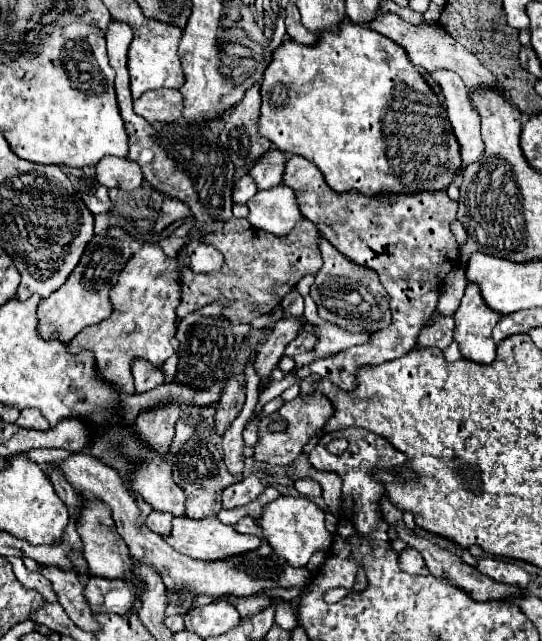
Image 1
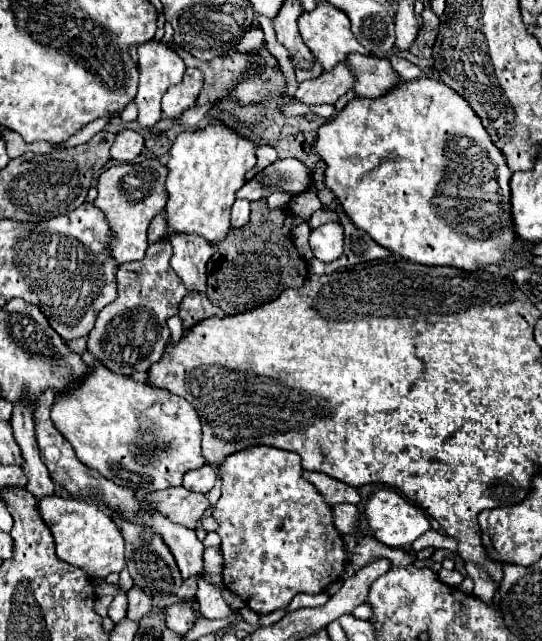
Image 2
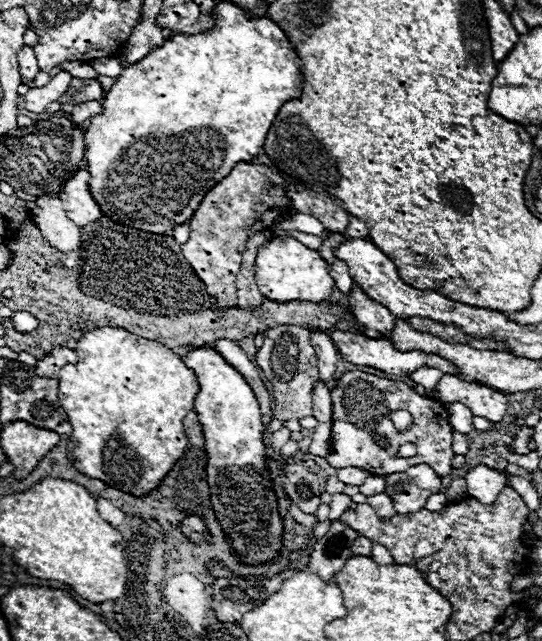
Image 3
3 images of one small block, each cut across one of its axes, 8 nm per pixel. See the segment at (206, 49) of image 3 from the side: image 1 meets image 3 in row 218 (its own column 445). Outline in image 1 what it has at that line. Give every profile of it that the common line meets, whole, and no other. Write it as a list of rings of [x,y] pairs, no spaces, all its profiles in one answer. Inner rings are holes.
[[[344,20],[338,26],[336,34],[322,32],[316,40],[316,44],[312,44],[312,46],[304,46],[294,40],[282,42],[280,48],[276,48],[276,52],[272,54],[272,62],[264,70],[260,94],[262,94],[260,120],[258,120],[260,136],[268,138],[272,144],[278,146],[278,150],[282,150],[286,154],[300,154],[300,156],[308,158],[310,162],[314,162],[320,168],[320,172],[324,174],[324,180],[328,182],[328,186],[336,192],[358,190],[366,196],[380,194],[380,192],[396,192],[396,194],[414,194],[414,192],[424,192],[424,190],[436,192],[436,190],[446,190],[460,168],[460,146],[456,142],[456,136],[452,134],[452,126],[450,126],[444,106],[438,102],[436,94],[426,84],[426,80],[422,78],[418,68],[408,60],[408,54],[400,46],[396,46],[390,38],[380,36],[378,32],[374,32],[368,26],[360,26],[360,24],[352,24],[352,22]]]

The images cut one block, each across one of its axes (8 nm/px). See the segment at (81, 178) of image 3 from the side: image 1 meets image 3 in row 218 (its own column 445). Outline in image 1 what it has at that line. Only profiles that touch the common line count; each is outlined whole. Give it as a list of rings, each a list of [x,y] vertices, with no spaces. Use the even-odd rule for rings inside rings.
[[[438,70],[438,72],[432,72],[432,78],[440,84],[446,104],[448,104],[448,120],[460,144],[462,166],[458,174],[462,174],[464,168],[476,162],[484,152],[484,144],[480,138],[480,118],[470,102],[464,82],[460,80],[460,76],[456,76],[456,72]]]

